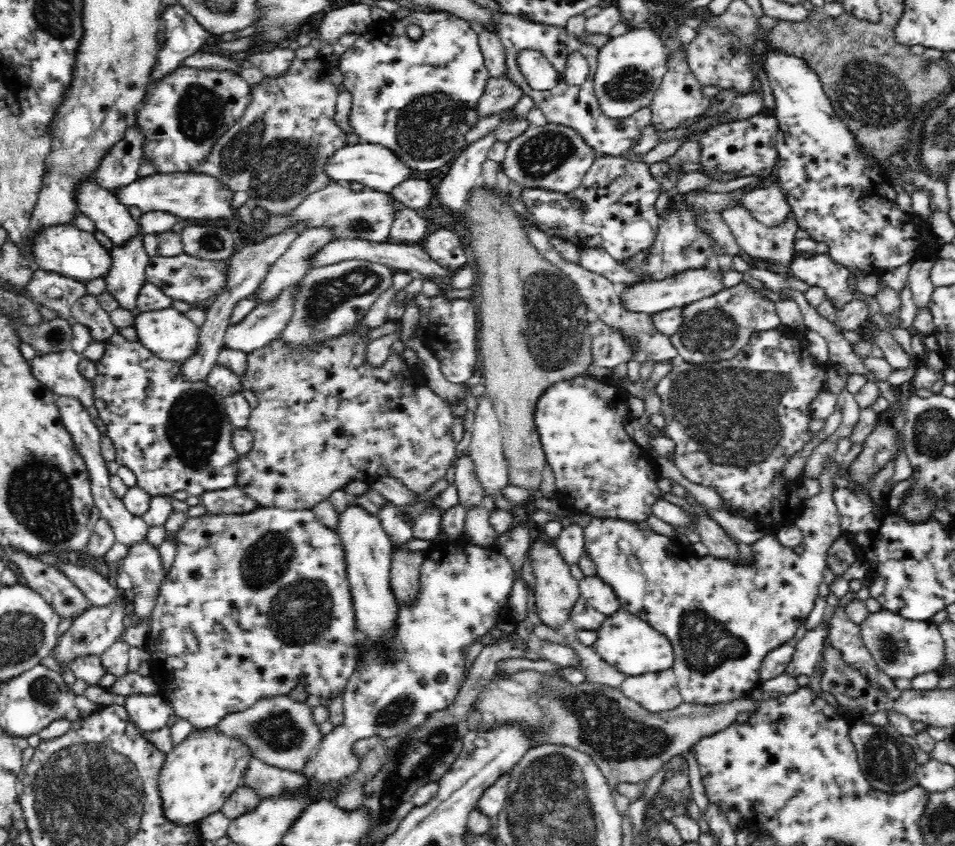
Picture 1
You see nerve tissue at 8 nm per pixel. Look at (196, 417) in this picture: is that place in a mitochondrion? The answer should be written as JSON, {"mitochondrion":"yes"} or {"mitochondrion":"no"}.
{"mitochondrion":"yes"}

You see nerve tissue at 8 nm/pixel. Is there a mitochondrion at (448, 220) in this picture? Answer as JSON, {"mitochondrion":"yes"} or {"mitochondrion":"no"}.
{"mitochondrion":"no"}

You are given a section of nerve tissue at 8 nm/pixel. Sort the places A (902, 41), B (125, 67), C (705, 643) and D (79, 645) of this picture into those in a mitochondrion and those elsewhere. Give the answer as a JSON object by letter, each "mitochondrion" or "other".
{"A":"other","B":"other","C":"mitochondrion","D":"other"}

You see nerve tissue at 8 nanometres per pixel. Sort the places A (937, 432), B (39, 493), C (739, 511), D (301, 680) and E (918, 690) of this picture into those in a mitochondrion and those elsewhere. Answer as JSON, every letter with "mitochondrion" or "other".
{"A":"mitochondrion","B":"mitochondrion","C":"other","D":"other","E":"other"}

